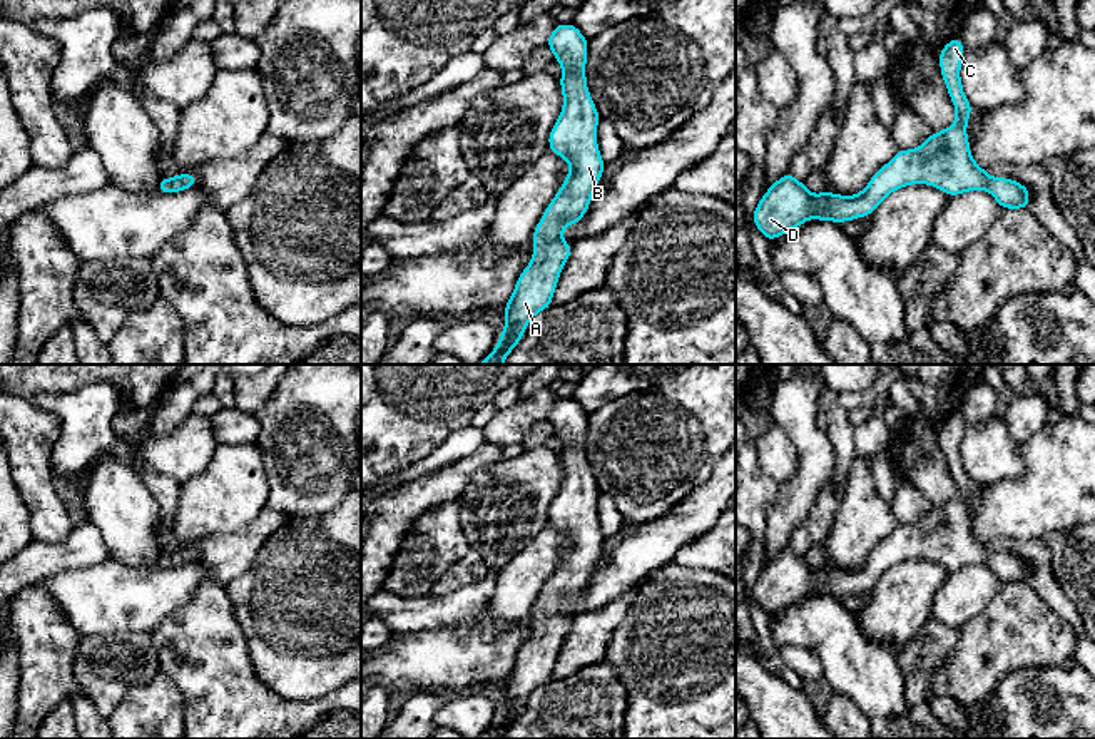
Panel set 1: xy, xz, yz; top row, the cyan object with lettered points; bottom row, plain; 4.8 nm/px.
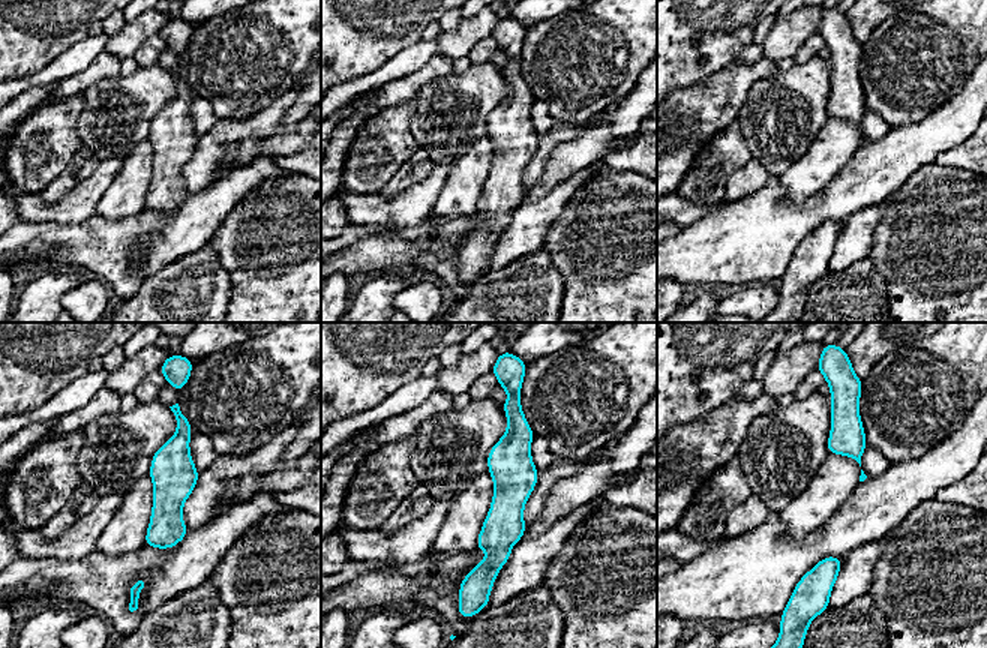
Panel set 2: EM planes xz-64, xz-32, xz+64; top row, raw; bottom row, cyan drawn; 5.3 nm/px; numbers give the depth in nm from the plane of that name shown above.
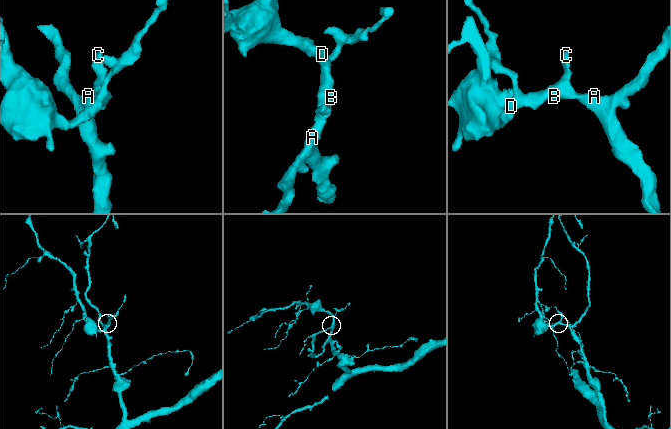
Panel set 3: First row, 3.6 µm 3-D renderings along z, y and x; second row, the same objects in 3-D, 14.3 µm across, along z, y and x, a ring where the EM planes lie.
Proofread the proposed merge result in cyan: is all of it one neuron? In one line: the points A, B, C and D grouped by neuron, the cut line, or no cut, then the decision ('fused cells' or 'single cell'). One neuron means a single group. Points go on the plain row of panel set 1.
A B C D | no cut | single cell

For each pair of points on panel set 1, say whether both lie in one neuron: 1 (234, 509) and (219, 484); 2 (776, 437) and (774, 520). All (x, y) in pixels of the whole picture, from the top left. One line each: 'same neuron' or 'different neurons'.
1: same neuron
2: different neurons

